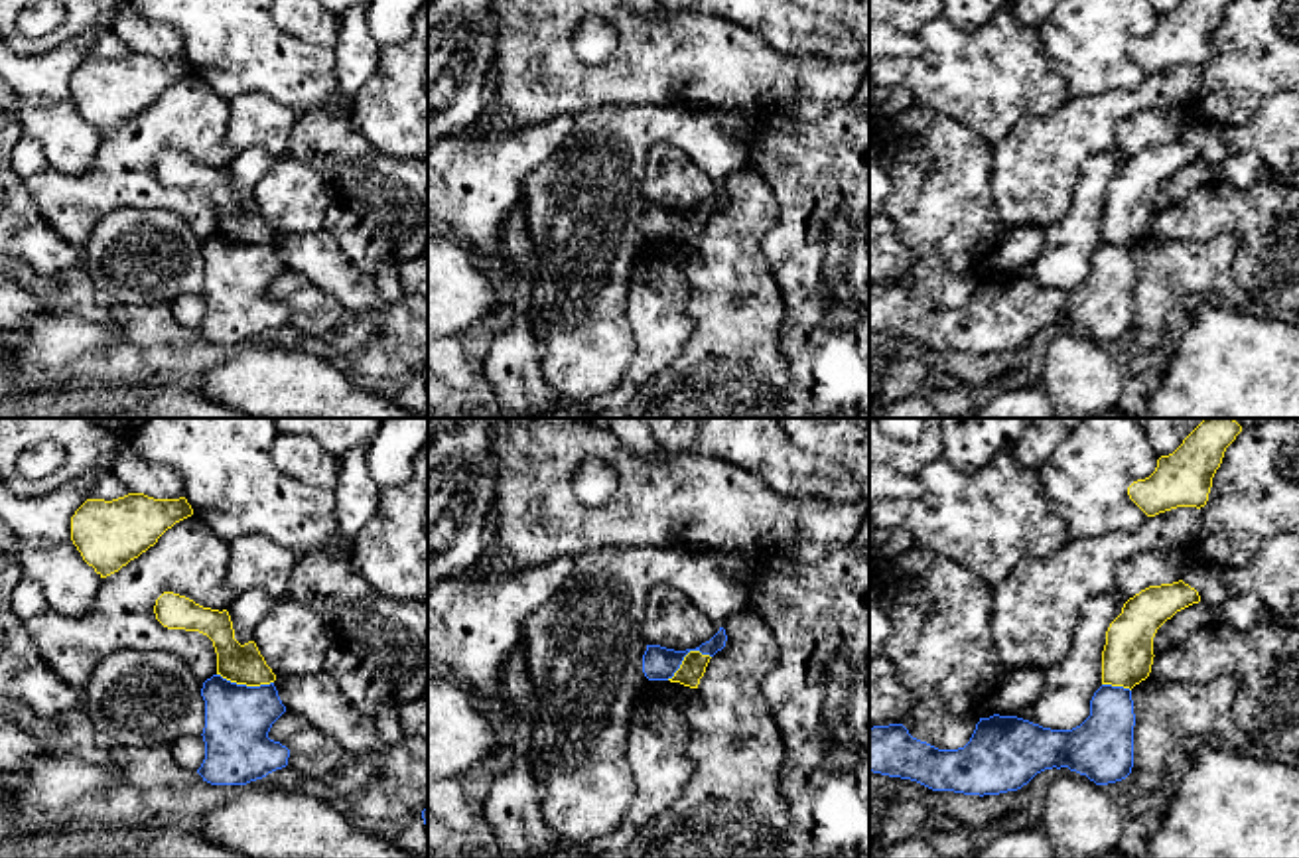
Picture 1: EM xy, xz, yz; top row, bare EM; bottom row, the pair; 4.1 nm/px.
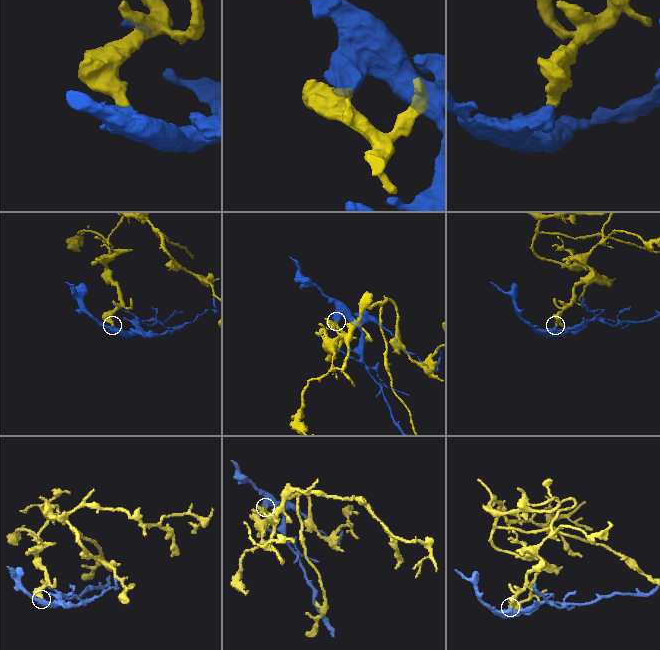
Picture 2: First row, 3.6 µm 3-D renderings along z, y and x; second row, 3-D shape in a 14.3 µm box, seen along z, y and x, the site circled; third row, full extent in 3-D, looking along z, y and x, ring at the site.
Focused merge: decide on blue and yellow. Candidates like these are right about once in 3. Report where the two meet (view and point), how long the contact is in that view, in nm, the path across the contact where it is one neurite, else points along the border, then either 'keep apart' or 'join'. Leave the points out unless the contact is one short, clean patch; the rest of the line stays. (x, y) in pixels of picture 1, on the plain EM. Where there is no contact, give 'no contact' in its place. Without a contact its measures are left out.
meets blue in xy at (245, 243); contact 240 nm long; keep apart

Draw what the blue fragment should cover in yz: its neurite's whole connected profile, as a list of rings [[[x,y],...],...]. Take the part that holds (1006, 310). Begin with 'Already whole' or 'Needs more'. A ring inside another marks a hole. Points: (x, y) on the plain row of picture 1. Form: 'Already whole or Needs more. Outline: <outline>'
Already whole. Outline: [[[1102,243],[1090,258],[1090,274],[1072,288],[993,272],[980,276],[964,306],[938,308],[913,296],[903,282],[873,284],[869,329],[980,355],[1017,349],[1053,325],[1108,343],[1131,331],[1133,284],[1131,249]]]

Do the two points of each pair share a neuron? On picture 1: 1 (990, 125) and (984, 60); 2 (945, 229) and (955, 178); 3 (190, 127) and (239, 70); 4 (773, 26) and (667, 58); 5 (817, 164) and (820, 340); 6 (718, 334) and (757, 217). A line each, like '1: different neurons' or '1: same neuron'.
1: same neuron
2: same neuron
3: different neurons
4: different neurons
5: same neuron
6: same neuron

